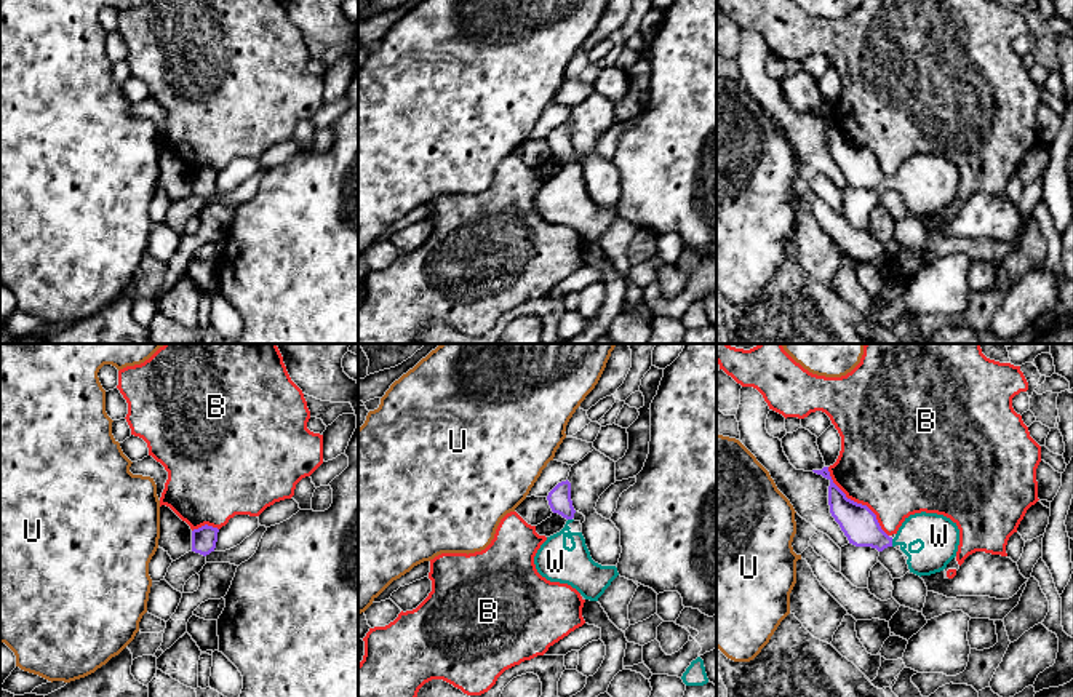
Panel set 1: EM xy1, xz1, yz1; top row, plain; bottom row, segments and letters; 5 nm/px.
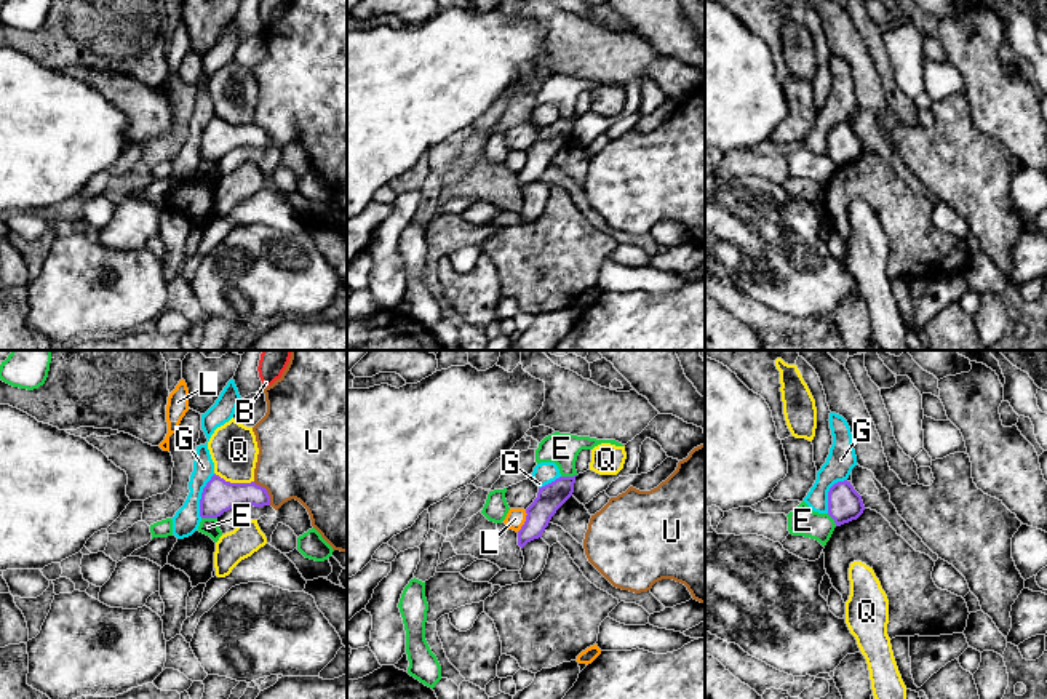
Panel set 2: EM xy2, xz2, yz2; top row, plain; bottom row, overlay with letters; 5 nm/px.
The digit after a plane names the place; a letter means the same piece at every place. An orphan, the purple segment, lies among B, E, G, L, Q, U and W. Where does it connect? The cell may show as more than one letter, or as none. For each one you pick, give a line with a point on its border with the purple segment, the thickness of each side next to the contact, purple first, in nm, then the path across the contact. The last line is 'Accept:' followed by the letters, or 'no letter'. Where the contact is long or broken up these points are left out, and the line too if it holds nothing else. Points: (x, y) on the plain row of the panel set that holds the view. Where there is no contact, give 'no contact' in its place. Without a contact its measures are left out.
W: meets purple in yz1 at (891, 184); 180 nm thick on the purple side, 200 nm on the other; runs through yz1 (857, 163), (880, 183), (891, 184), (905, 178), (939, 178)
Accept: W

